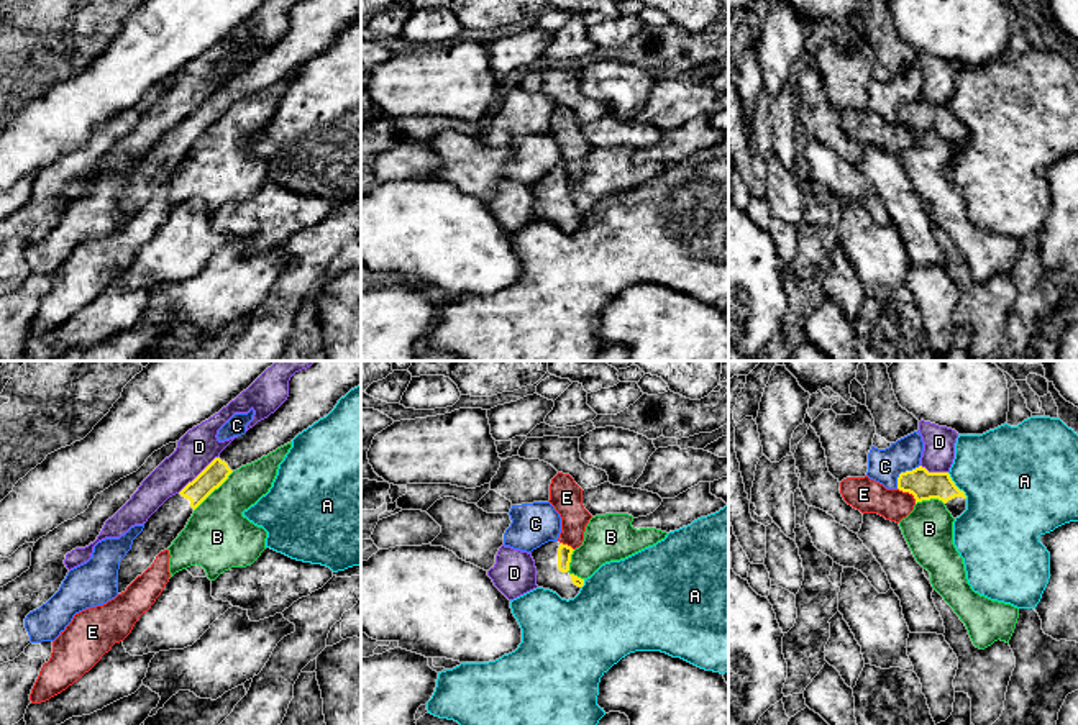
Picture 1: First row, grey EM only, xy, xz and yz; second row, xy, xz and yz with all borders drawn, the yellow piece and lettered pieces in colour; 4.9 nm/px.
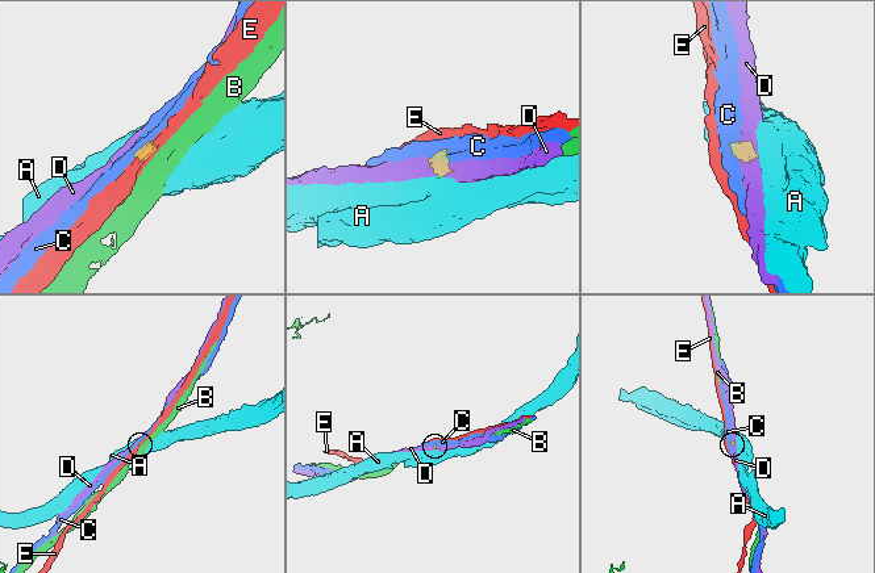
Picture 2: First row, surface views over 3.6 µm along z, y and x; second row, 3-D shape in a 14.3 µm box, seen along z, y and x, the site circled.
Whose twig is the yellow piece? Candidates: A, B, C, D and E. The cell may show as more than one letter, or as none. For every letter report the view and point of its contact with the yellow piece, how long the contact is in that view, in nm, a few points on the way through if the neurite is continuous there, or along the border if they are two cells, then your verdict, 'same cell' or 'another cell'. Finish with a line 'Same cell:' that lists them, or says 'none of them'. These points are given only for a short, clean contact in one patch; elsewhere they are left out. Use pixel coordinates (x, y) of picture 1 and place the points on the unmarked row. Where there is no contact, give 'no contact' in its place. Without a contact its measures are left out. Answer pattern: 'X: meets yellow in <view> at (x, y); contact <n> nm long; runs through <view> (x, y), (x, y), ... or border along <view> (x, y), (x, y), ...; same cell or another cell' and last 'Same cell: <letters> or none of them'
A: meets yellow in yz at (955, 118); contact 160 nm long; border along yz (947, 105), (967, 130); another cell
B: meets yellow in xy at (214, 122); contact 280 nm long; border along xy (233, 104), (194, 143); another cell
C: meets yellow in yz at (903, 105); contact 170 nm long; border along yz (919, 97), (903, 104), (896, 120); another cell
D: meets yellow in xy at (199, 107); contact 260 nm long; border along xy (217, 89), (178, 125); another cell
E: meets yellow in yz at (909, 125); contact 120 nm long; border along yz (898, 120), (909, 125), (916, 135); another cell
Same cell: none of them

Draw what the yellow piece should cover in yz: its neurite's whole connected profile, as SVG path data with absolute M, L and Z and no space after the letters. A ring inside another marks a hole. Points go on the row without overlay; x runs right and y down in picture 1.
M919 98L899 107L898 121L912 126L916 136L930 131L942 133L953 151L966 143L966 128L955 118L948 105L929 105Z

